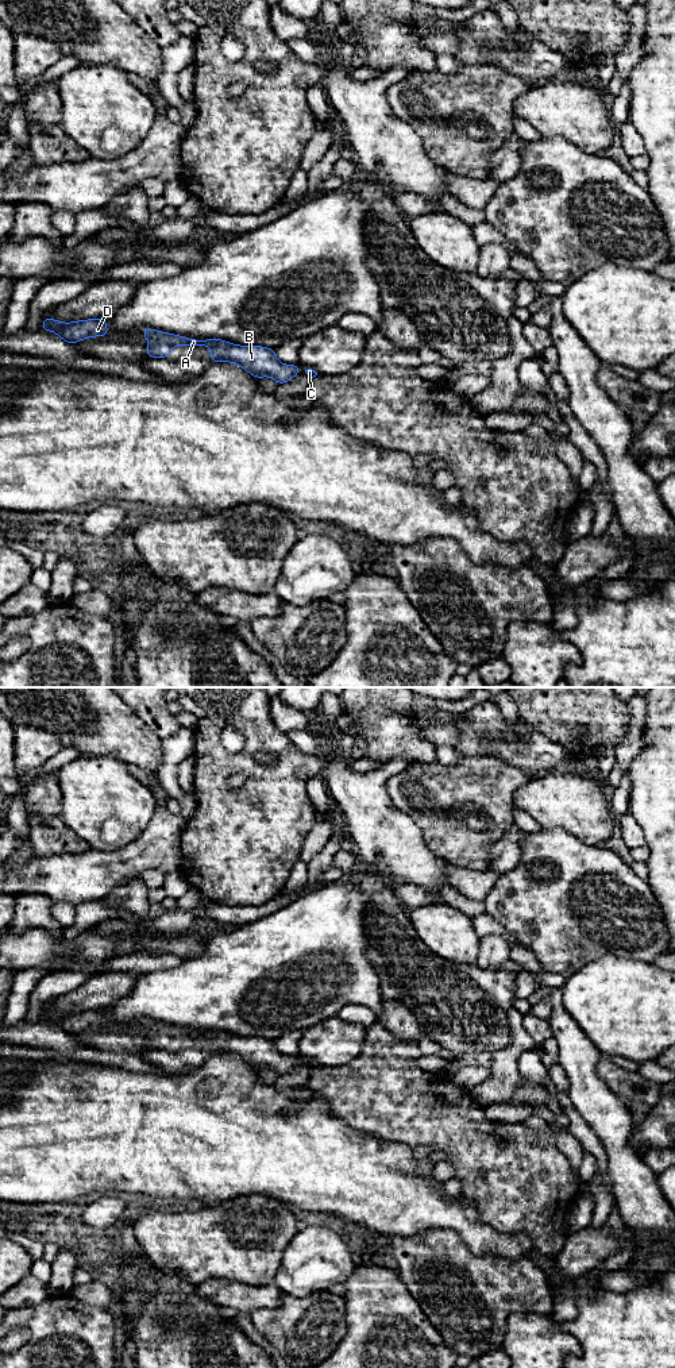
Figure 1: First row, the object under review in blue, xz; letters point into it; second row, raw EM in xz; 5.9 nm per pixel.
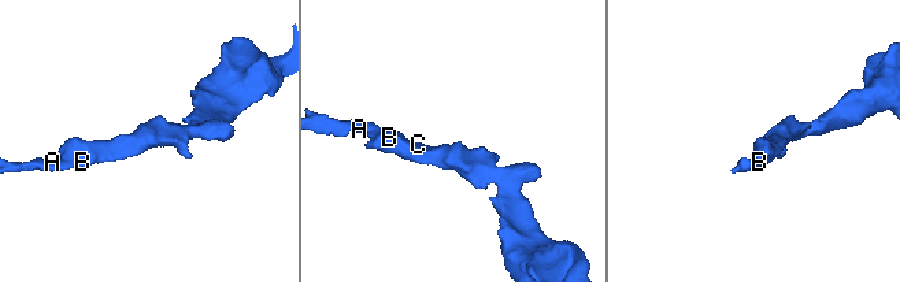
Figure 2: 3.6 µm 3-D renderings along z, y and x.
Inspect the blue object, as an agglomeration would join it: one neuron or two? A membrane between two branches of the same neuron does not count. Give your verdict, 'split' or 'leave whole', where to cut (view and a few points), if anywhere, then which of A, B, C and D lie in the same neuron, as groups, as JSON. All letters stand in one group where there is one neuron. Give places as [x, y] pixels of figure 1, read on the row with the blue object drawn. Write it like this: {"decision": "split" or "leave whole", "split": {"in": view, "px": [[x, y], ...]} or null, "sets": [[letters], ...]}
{"decision": "leave whole", "split": null, "sets": [["A", "B", "C", "D"]]}

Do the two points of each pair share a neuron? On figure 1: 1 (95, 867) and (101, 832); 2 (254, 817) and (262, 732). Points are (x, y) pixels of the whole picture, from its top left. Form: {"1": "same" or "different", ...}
{"1": "different", "2": "same"}

